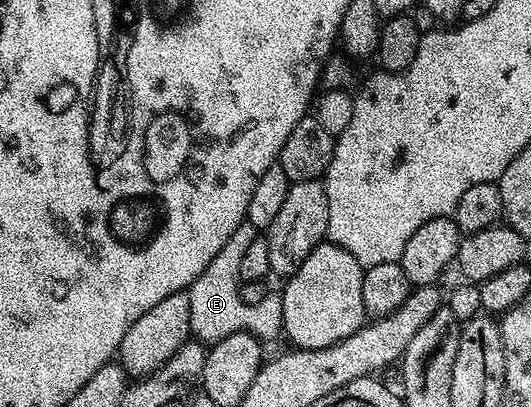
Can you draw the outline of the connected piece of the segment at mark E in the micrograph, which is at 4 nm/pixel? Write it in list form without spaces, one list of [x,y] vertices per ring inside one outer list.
[[[248,222],[241,223],[236,229],[236,233],[232,233],[232,237],[228,237],[228,241],[224,241],[224,249],[220,249],[220,253],[216,253],[216,257],[212,257],[212,261],[208,261],[204,273],[200,273],[200,277],[196,277],[196,281],[192,281],[192,285],[188,289],[190,334],[195,340],[213,345],[224,337],[241,331],[248,331],[263,341],[269,341],[269,339],[283,334],[281,306],[249,307],[244,305],[244,301],[240,301],[240,289],[243,285],[240,277],[240,264],[244,252],[252,246],[252,241],[259,238],[259,235],[259,228],[253,227]]]

